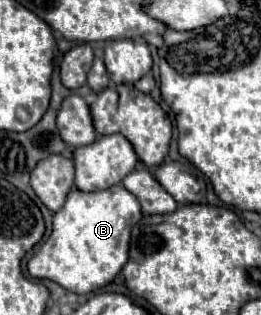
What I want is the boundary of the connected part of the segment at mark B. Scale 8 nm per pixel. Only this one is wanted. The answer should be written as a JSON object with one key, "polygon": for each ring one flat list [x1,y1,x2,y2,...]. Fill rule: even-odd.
{"polygon":[[122,183,94,193,84,193,74,187,64,207,54,213,52,235,28,261,28,273,36,279,52,279,78,295,92,293,112,283,126,265,130,233,140,219,140,203]]}

